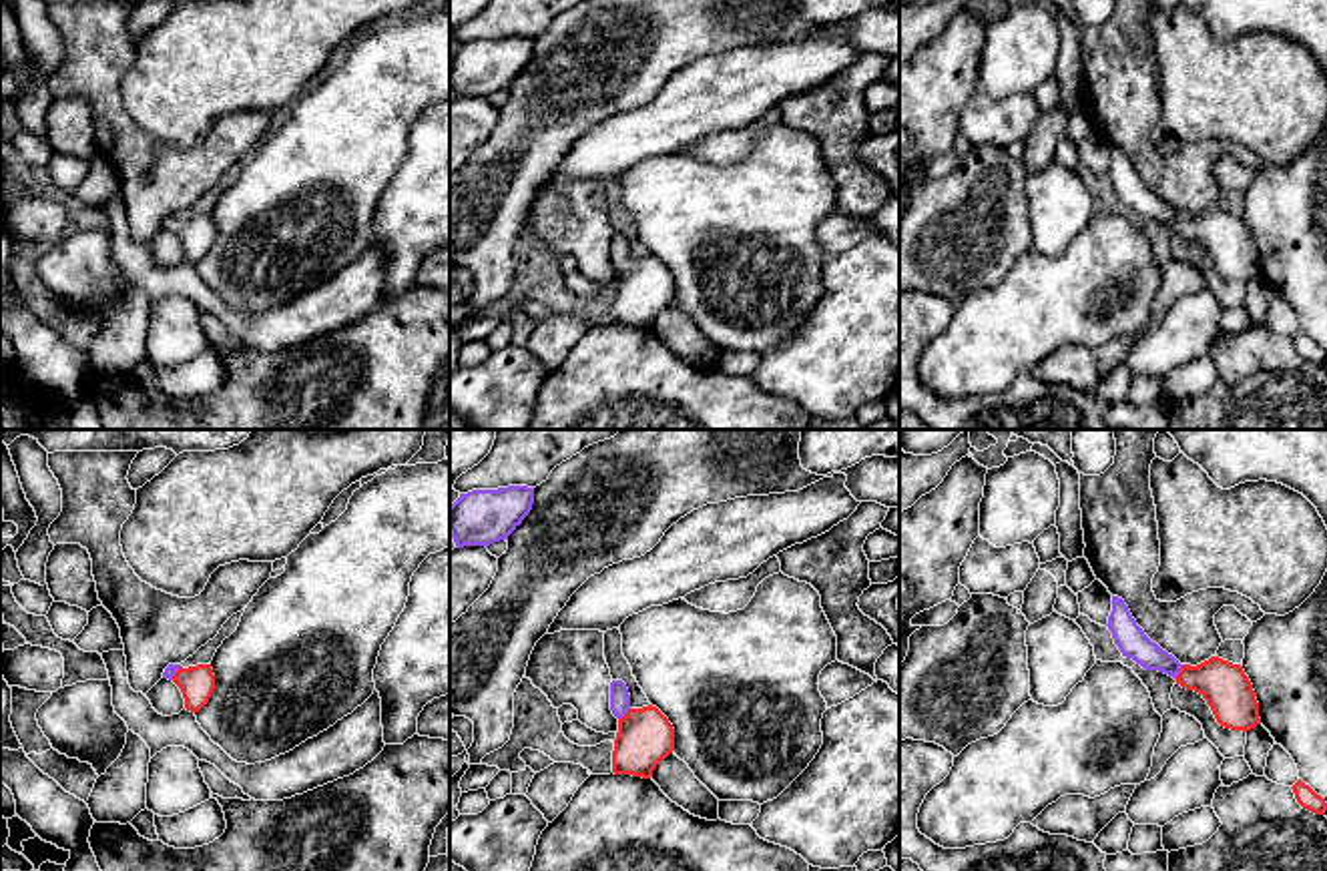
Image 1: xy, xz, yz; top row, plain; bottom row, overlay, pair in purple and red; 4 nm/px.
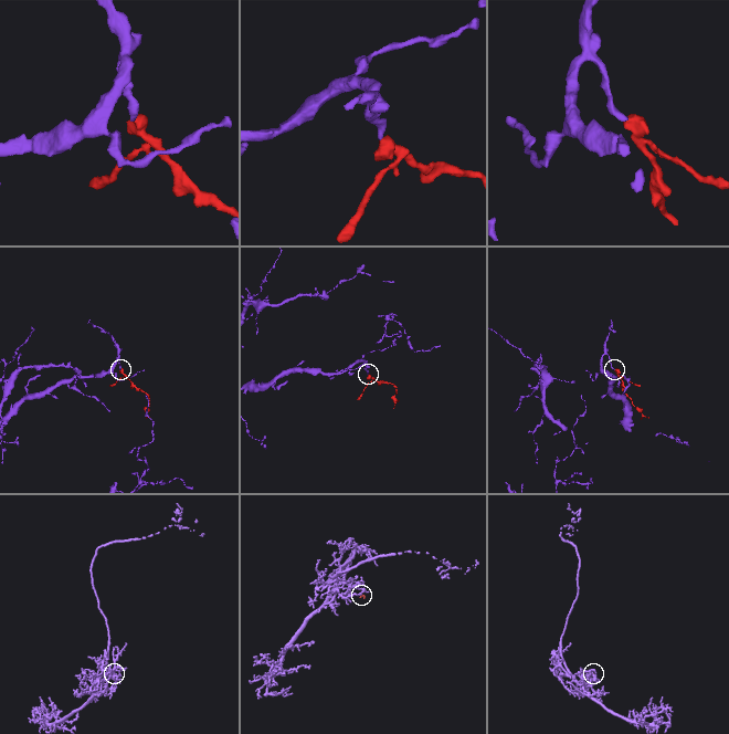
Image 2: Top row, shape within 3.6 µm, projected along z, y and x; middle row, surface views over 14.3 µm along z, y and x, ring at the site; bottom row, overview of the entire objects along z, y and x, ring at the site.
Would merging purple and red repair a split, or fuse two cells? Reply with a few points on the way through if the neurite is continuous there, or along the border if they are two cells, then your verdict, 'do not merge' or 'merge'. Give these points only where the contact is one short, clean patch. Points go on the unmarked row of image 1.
way yz (1129, 187), (1145, 203), (1179, 221), (1225, 237); merge

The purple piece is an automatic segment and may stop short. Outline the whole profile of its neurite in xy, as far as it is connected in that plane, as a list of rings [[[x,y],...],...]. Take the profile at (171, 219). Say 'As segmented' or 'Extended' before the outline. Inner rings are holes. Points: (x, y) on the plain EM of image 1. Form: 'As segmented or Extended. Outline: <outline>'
Extended. Outline: [[[169,215],[163,229],[173,231],[185,249],[185,259],[199,263],[215,241],[215,225],[211,215],[197,215],[183,219],[181,215]]]

